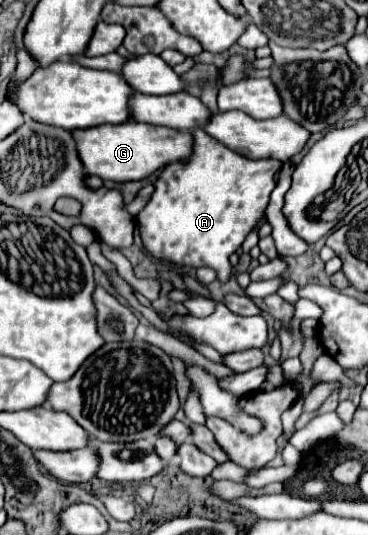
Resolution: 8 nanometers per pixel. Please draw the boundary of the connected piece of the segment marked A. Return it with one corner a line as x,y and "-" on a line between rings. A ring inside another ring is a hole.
203,129
193,133
195,147
187,163
167,165
155,181
155,193
137,215
147,253
175,265
213,267
221,281
229,279
229,255
265,217
269,195
275,189
275,175
281,161
247,159
221,145

